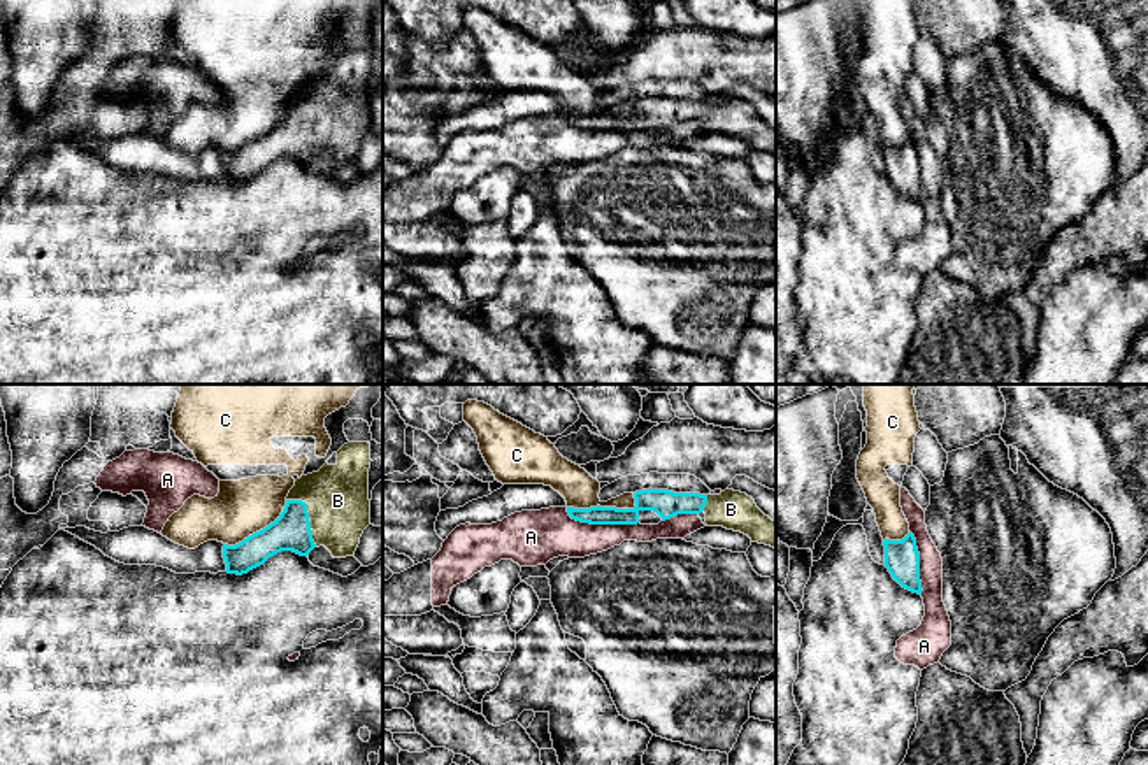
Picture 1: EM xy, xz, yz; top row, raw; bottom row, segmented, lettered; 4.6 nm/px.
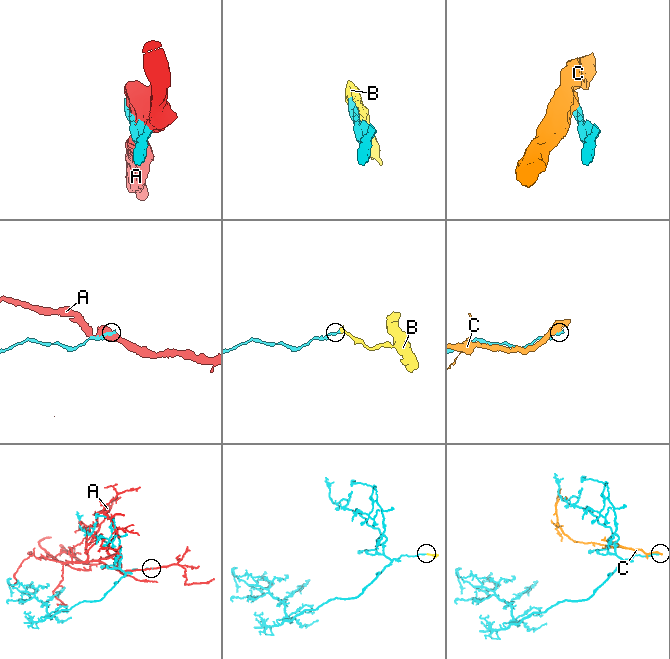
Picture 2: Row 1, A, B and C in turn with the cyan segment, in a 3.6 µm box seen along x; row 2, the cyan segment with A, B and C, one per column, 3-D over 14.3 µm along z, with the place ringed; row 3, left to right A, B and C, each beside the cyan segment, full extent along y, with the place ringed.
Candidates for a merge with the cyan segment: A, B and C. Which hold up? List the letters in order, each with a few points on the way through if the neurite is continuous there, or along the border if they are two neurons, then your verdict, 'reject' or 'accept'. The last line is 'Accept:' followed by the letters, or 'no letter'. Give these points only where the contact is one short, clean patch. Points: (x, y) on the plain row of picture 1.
A: reject
B: way xy (292, 137), (308, 123), (337, 107); accept
C: reject
Accept: B

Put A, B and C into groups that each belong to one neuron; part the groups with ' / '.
A / B / C

